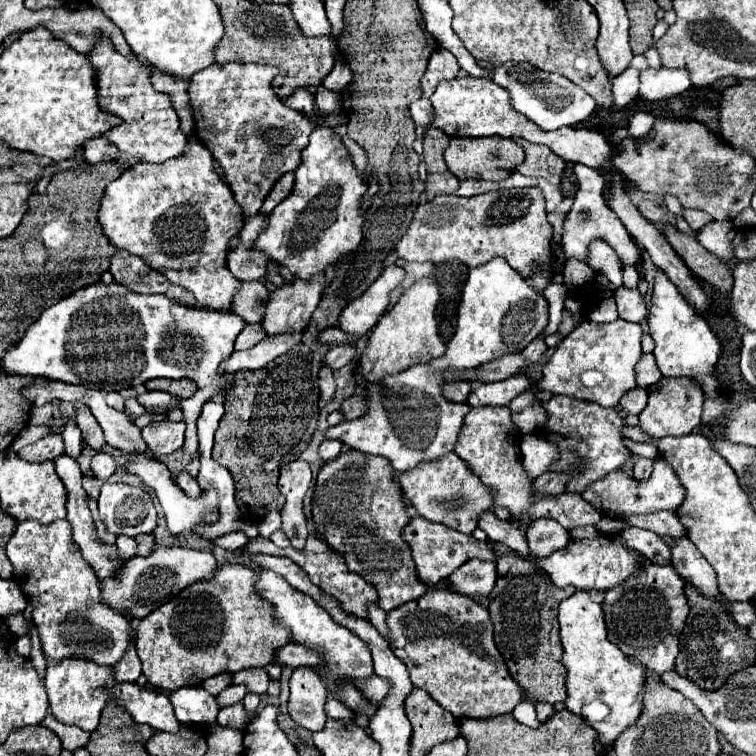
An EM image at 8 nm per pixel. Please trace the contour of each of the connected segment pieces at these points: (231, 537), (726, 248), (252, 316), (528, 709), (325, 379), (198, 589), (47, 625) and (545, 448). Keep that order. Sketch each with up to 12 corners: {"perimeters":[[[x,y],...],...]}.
{"perimeters":[[[241,532],[212,540],[222,548],[240,550],[249,541]],[[712,222],[696,234],[698,242],[726,264],[734,258],[736,228]],[[242,282],[232,312],[244,322],[260,322],[268,288]],[[520,702],[512,710],[518,722],[538,726],[534,706]],[[320,370],[320,398],[330,402],[336,392],[334,372]],[[226,564],[142,618],[150,686],[268,666],[288,630]],[[68,520],[6,552],[48,660],[112,666],[132,628],[100,600]],[[522,436],[522,466],[530,480],[554,462],[554,446]]]}

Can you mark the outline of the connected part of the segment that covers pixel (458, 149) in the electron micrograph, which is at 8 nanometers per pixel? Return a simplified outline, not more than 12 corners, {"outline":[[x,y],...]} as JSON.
{"outline":[[452,138],[446,164],[460,180],[504,180],[524,162],[510,138]]}

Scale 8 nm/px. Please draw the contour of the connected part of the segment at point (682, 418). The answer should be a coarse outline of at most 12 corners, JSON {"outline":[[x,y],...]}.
{"outline":[[690,378],[648,388],[640,428],[684,436],[702,422],[702,388]]}

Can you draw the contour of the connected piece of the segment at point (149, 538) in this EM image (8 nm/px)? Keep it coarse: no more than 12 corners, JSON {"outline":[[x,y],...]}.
{"outline":[[140,534],[134,540],[138,544],[138,556],[152,552],[154,536]]}

